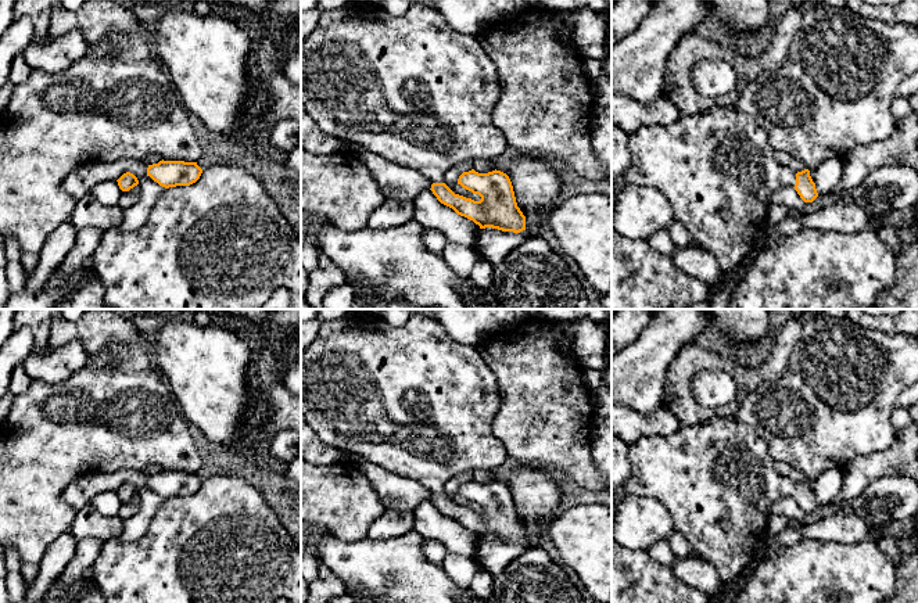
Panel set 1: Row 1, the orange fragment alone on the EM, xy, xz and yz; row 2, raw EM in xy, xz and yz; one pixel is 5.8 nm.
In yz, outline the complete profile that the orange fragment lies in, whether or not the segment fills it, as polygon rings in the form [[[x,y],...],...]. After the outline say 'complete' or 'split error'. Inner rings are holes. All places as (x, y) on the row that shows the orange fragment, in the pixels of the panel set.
[[[713,105],[698,115],[681,115],[667,126],[643,126],[628,136],[628,147],[631,164],[620,184],[659,190],[673,207],[675,220],[689,231],[696,245],[716,256],[724,273],[736,269],[752,251],[756,234],[767,219],[771,197],[778,189],[793,187],[804,202],[818,197],[810,171],[796,173],[781,165],[767,132],[735,107]]]; split error

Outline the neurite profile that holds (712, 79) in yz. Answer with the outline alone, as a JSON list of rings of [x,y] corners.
[[[722,60],[700,61],[692,68],[692,83],[703,97],[717,98],[728,94],[736,82],[734,68]]]

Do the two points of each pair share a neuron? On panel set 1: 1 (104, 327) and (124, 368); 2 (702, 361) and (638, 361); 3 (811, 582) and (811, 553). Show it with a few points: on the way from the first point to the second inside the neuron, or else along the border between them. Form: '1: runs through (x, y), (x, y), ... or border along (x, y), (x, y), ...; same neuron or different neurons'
1: border along (137, 331), (132, 341), (114, 343), (89, 358); different neurons
2: border along (694, 341), (684, 345), (670, 363), (663, 392); different neurons
3: runs through (811, 575), (809, 567), (811, 560); same neuron

